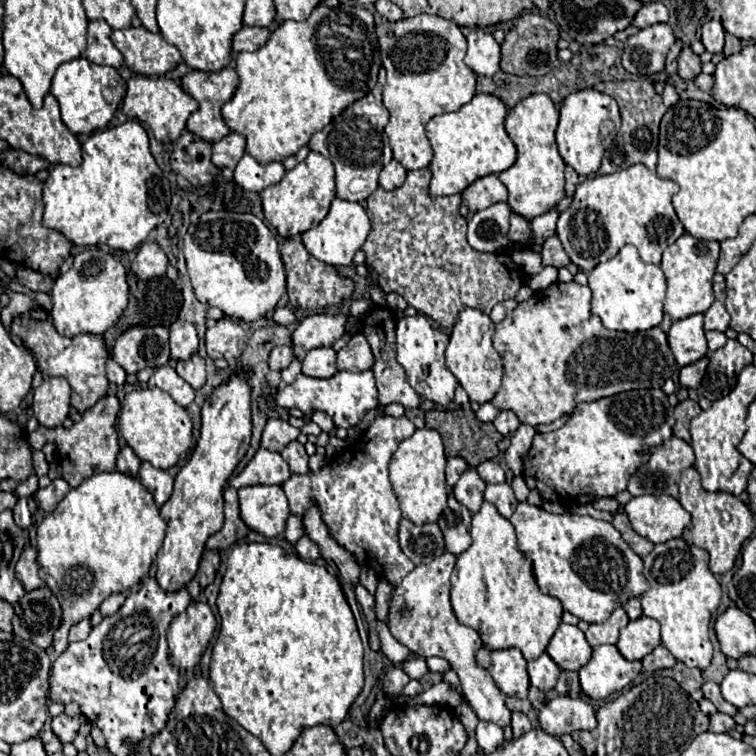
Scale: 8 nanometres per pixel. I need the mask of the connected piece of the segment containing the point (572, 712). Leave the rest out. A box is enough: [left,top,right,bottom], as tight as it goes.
[538,695,596,735]

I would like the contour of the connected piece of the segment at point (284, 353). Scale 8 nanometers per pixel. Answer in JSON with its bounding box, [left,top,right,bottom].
[268,347,294,371]

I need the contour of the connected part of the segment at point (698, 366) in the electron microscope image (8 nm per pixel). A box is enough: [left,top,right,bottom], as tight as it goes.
[680,357,708,389]

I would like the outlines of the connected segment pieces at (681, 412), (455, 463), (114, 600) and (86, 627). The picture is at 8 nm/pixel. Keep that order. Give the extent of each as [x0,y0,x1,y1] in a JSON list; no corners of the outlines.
[[674,399,700,443],[446,457,466,493],[100,593,124,617],[68,619,92,641]]

